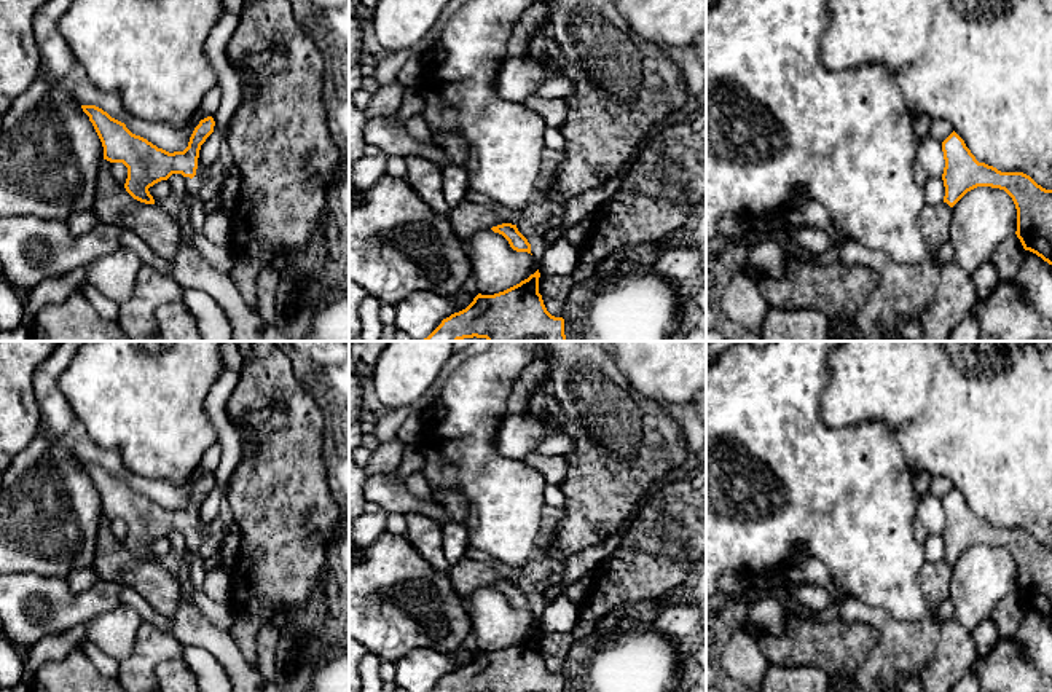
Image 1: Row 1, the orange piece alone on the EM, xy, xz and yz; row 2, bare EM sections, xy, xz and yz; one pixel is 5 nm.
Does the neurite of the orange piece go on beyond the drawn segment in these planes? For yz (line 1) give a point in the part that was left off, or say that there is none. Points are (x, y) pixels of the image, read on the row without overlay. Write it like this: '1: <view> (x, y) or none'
1: none

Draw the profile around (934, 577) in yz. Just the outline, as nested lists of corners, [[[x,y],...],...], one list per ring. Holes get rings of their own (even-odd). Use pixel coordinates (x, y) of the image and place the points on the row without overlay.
[[[940,560],[937,563],[924,563],[920,574],[920,584],[929,604],[934,609],[937,609],[942,600],[950,596],[950,577],[952,564],[947,560]]]

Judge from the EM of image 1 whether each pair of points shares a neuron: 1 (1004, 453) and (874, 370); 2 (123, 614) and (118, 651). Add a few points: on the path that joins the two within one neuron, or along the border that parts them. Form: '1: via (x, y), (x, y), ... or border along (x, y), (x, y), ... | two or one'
1: via (973, 421), (936, 385), (917, 370), (906, 370) | one
2: via (123, 624), (118, 629), (118, 641) | one

